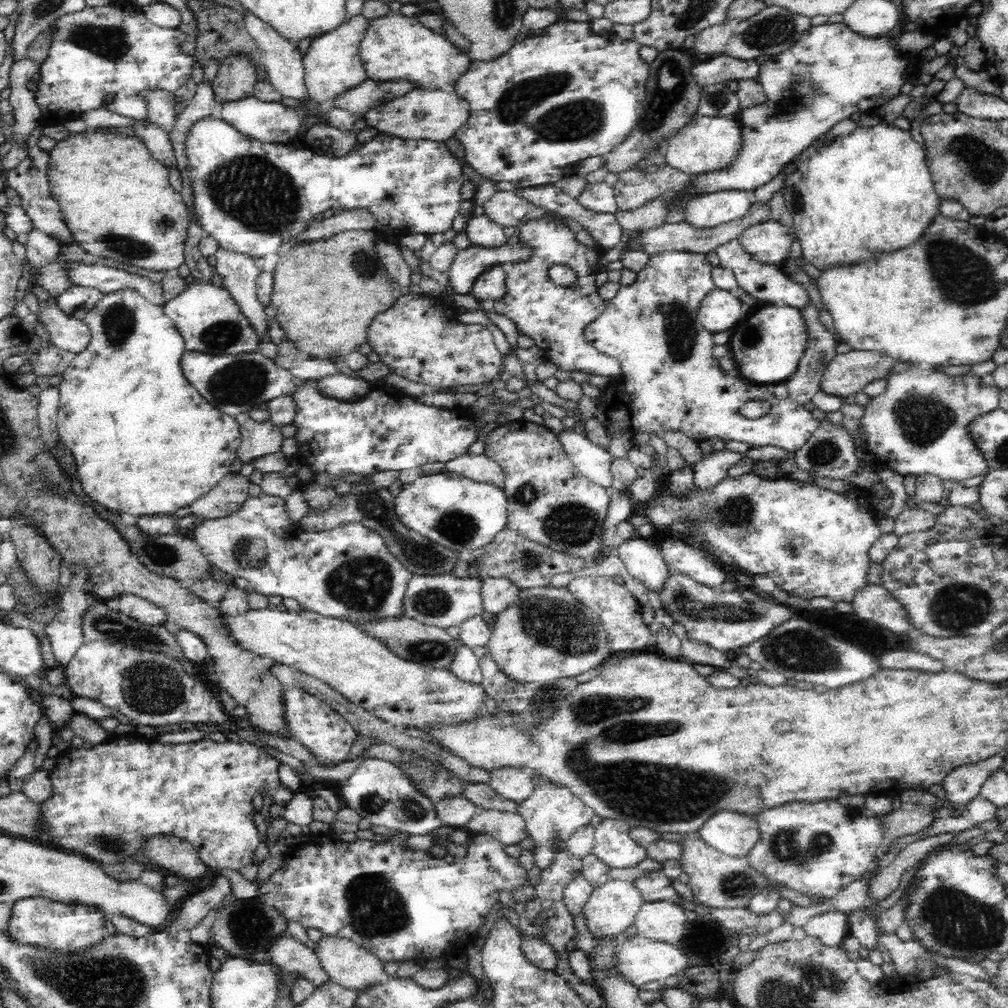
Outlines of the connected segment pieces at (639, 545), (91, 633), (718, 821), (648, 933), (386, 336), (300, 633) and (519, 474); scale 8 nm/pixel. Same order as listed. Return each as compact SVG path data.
M648 538L622 541L617 546L616 555L621 558L629 574L642 582L652 592L659 592L668 580L668 568L663 559L662 549L648 542Z
M92 597L92 599L94 599L94 604L92 606L87 605L84 614L82 614L82 634L85 641L99 640L112 644L120 643L124 647L162 653L177 662L182 662L186 658L182 647L177 643L177 637L174 637L174 634L171 634L164 625L146 624L136 618L130 618L130 615L120 611L110 612L110 608L106 606L107 600L95 597Z
M719 810L700 826L697 835L720 853L729 857L746 857L758 842L760 831L753 816Z
M666 901L644 904L634 921L640 937L676 945L686 932L686 912Z
M404 292L392 308L380 313L371 322L367 330L367 343L379 356L380 361L408 381L442 388L489 384L494 381L502 366L502 354L494 344L490 329L482 324L461 322L458 320L458 311L455 303L445 300L443 295L430 296Z
M219 603L216 609L228 629L228 635L244 650L322 680L354 704L397 727L426 728L432 722L450 724L474 716L480 708L485 708L484 698L488 694L481 684L464 682L449 669L428 667L402 658L390 646L386 646L381 638L360 630L353 622L322 616L313 610L280 612L276 608L270 610L266 607L258 610L248 608L242 614L228 614L219 608Z
M519 421L506 423L491 430L485 438L484 455L492 458L504 473L504 492L508 497L506 529L550 547L566 555L593 563L599 555L606 534L607 510L611 501L609 490L586 478L572 461L557 434L534 422Z

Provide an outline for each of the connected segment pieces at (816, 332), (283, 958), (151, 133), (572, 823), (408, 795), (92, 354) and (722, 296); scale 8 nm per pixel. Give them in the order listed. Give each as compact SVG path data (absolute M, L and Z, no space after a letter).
M808 305L801 310L805 318L808 346L800 359L798 370L784 384L788 388L789 398L797 404L804 405L822 388L822 377L829 362L836 356L839 341L820 321L818 309Z
M290 935L280 936L272 944L269 953L273 964L283 972L296 974L300 979L314 983L314 988L330 982L329 974L320 965L312 948L308 948Z
M146 116L140 118L140 120L134 119L136 124L134 124L132 130L134 130L134 134L140 139L140 142L148 147L150 154L169 168L176 166L177 160L169 134L150 122Z
M533 776L532 783L534 783L534 790L530 792L530 796L518 802L516 812L524 817L526 836L530 836L536 844L532 850L536 866L544 871L554 864L557 846L565 843L579 828L590 824L592 816L596 814L592 807L586 806L565 786L556 783L548 784L548 782L544 784L542 780L538 780L537 777L533 778Z
M369 757L363 760L353 774L342 781L342 786L338 786L337 794L345 806L357 810L361 817L368 818L376 826L424 835L443 825L432 798L417 787L407 772L384 759Z
M124 289L104 294L102 300L85 314L83 321L90 329L90 342L82 352L75 354L74 360L62 373L62 382L58 386L60 401L57 428L60 440L72 451L76 460L79 474L77 487L90 498L90 503L94 502L108 510L120 512L130 520L139 515L174 515L180 508L191 506L200 496L212 490L222 477L231 472L232 463L237 459L238 448L241 446L240 424L236 418L222 413L217 407L208 403L185 377L181 369L181 358L186 352L185 340L178 332L174 321L166 316L163 306L150 304L134 289Z
M716 288L701 300L697 318L708 332L730 331L743 320L744 310L746 308L739 298L734 298L728 290Z

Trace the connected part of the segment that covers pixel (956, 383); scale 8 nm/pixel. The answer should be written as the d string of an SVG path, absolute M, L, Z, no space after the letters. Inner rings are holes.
M944 372L889 373L886 390L864 405L864 445L879 465L901 475L933 474L942 480L966 480L989 470L970 437L969 425L980 416L1004 405L1002 393L982 387L970 372L948 376Z

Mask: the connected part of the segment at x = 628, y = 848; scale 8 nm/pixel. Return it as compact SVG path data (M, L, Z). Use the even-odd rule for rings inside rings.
M603 818L595 828L594 856L611 870L636 866L646 858L646 848L630 838L629 827L617 818Z

